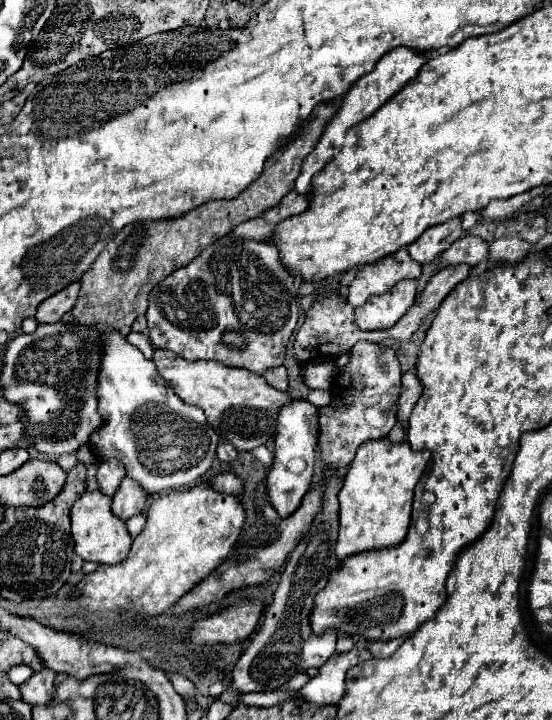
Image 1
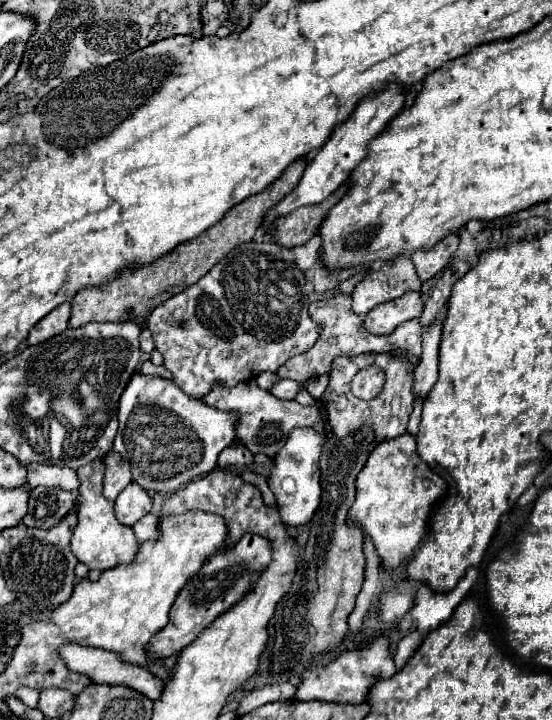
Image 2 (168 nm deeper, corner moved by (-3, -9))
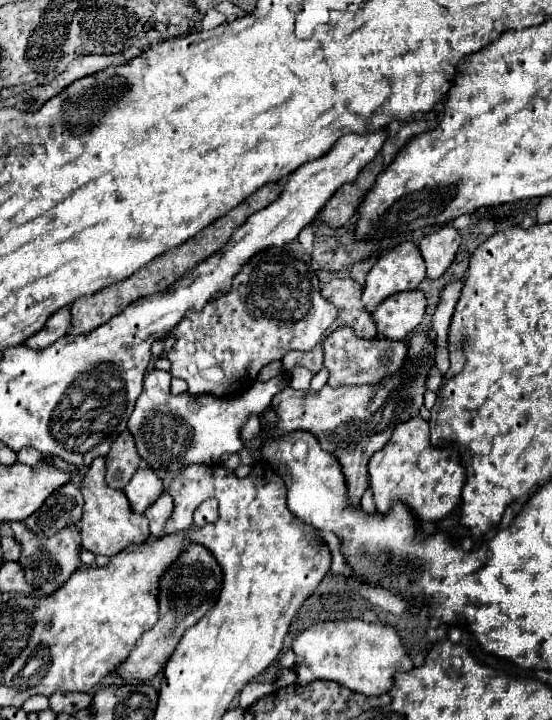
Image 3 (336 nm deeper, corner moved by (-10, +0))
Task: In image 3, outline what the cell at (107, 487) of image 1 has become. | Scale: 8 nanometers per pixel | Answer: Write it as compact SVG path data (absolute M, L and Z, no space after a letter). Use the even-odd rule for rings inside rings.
M122 431L106 455L106 483L112 489L124 489L132 475L138 471L140 461L142 459L136 451L132 435L128 431Z

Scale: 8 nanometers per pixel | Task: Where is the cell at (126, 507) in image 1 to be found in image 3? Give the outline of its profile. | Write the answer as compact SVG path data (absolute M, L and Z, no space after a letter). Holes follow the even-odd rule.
M140 467L124 489L134 513L144 513L144 509L162 495L162 491L162 481L150 467Z

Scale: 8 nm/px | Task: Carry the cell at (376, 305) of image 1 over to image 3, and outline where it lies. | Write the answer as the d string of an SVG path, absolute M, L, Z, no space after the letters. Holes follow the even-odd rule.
M420 289L390 295L384 299L372 319L378 327L378 333L388 339L404 339L416 325L422 323L426 311L426 295Z

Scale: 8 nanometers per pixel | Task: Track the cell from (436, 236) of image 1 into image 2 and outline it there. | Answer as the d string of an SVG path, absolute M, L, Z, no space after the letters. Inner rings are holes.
M449 234L445 236L439 244L435 244L429 250L417 250L411 260L417 268L417 274L421 278L421 282L433 278L435 274L439 274L451 260L451 256L455 254L459 246L459 236L457 234Z

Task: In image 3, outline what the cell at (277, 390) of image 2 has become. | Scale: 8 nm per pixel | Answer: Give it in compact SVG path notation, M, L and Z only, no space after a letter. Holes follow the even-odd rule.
M148 371L144 379L144 391L138 397L136 407L128 419L128 431L134 435L142 459L152 469L170 473L180 471L182 467L192 463L212 465L218 463L224 453L238 453L244 447L240 431L246 425L248 417L254 413L262 413L272 397L288 385L288 379L284 375L278 375L264 383L254 381L254 385L242 395L218 399L212 395L174 395L170 391L170 379L172 375L168 371ZM136 427L140 427L138 433Z

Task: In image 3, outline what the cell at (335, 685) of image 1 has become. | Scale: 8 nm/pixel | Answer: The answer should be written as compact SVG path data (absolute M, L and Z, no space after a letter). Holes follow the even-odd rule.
M362 619L320 621L302 631L292 645L296 653L296 683L306 685L318 679L336 681L362 695L382 695L392 687L396 671L410 671L414 665L392 625L366 623Z

